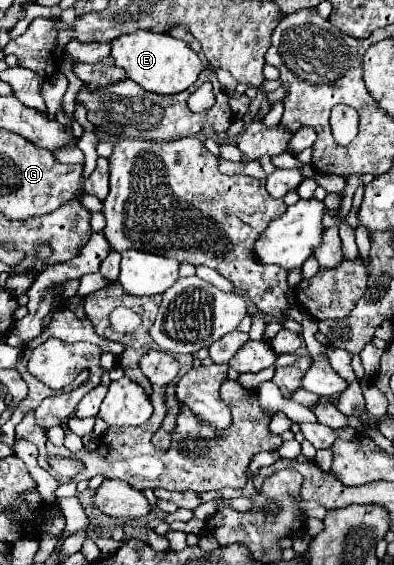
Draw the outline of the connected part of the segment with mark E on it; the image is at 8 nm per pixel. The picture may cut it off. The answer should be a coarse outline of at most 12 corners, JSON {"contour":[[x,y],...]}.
{"contour":[[135,31],[111,41],[137,85],[175,95],[203,65],[185,41]]}

